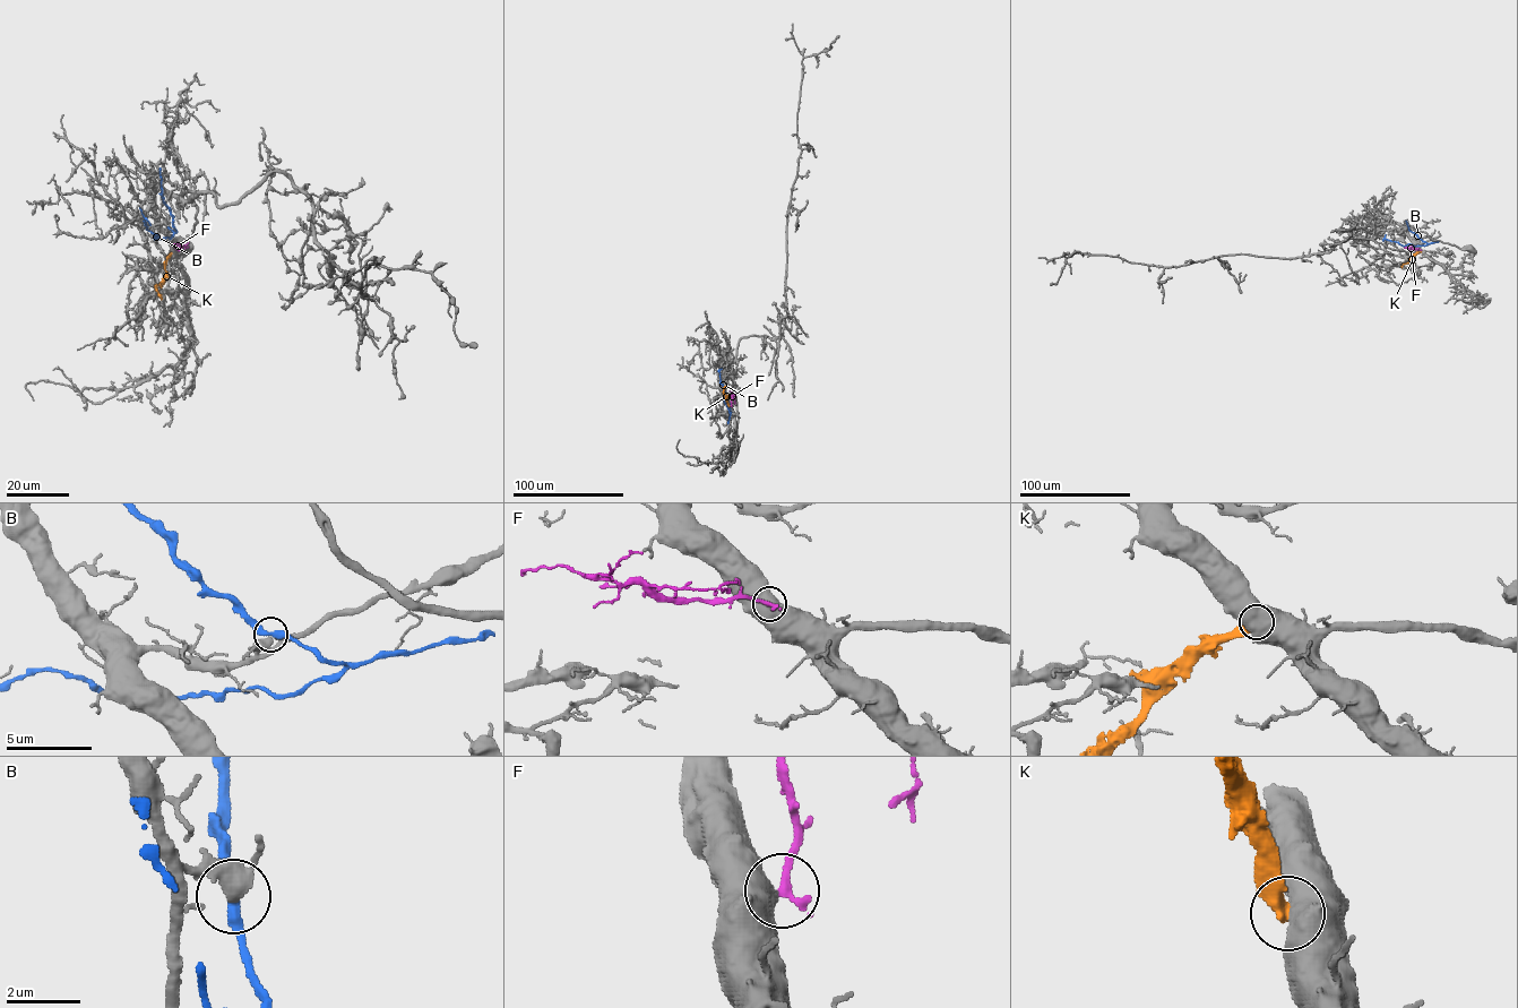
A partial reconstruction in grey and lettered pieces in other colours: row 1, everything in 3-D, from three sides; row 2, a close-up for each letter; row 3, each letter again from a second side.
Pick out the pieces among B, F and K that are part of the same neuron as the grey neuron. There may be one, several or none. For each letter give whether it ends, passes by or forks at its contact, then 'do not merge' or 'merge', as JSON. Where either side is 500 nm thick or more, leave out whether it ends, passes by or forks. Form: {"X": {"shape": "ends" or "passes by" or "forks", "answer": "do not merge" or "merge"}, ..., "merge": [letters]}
{"B": {"shape": "passes by", "answer": "merge"}, "F": {"answer": "merge"}, "K": {"answer": "do not merge"}, "merge": ["B", "F"]}

